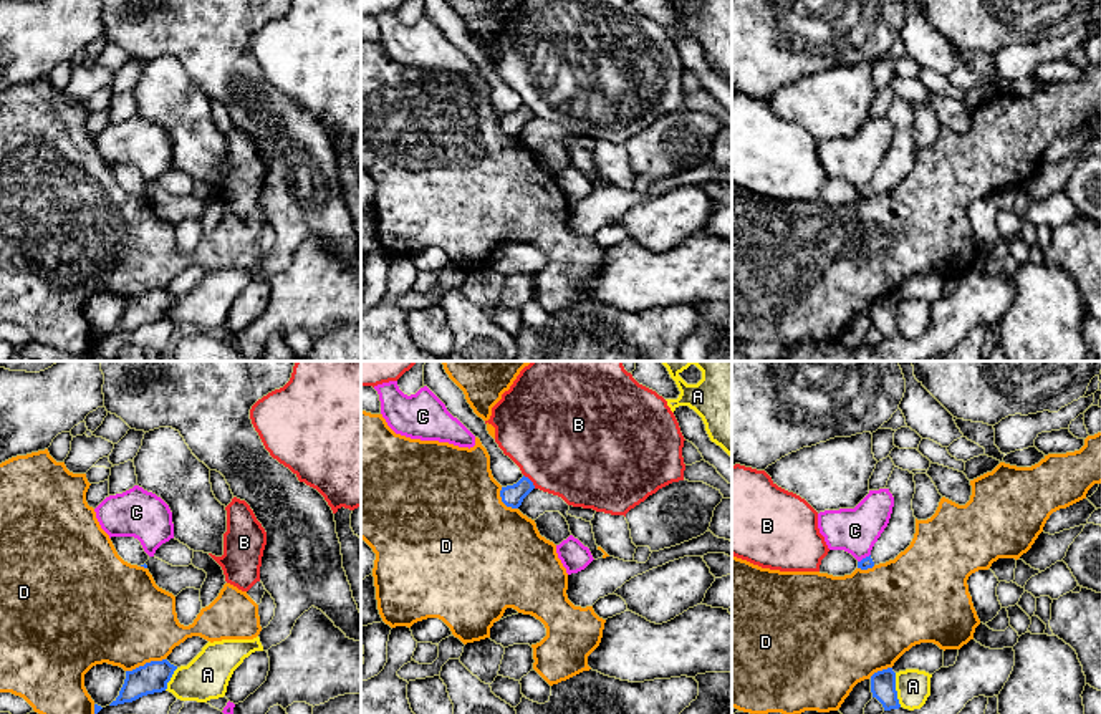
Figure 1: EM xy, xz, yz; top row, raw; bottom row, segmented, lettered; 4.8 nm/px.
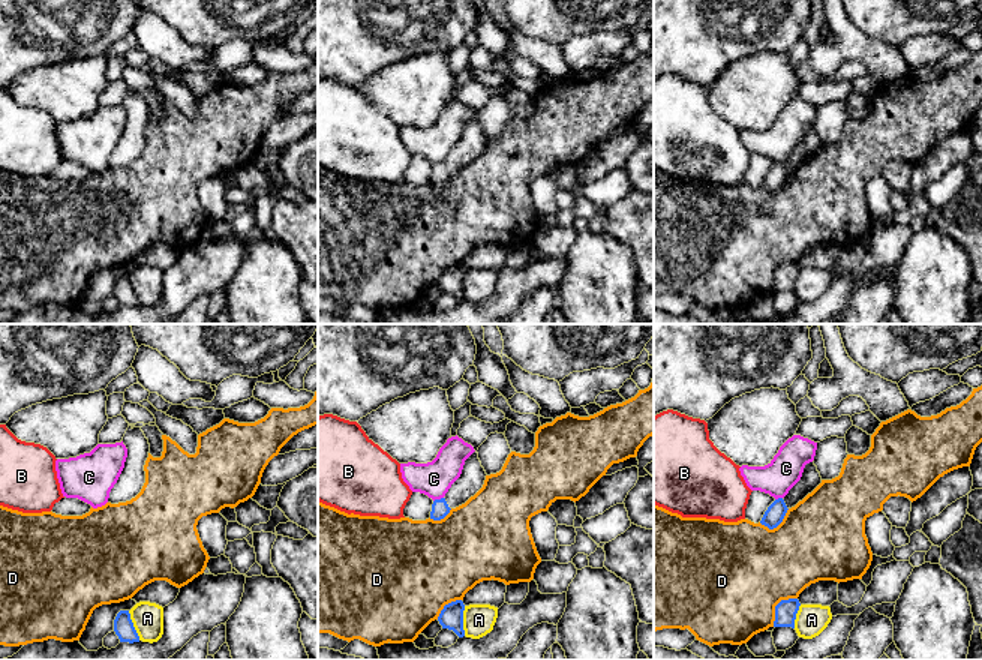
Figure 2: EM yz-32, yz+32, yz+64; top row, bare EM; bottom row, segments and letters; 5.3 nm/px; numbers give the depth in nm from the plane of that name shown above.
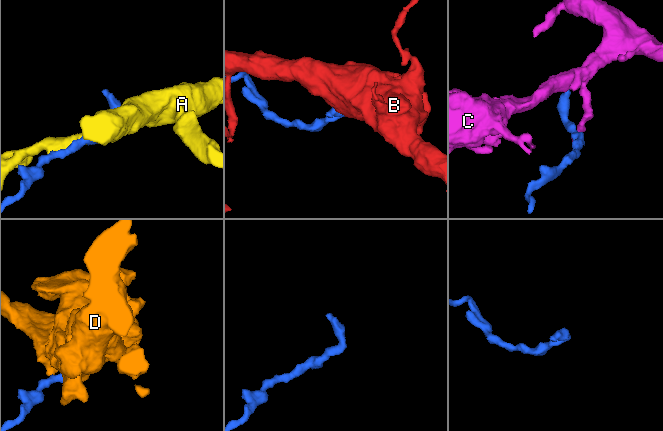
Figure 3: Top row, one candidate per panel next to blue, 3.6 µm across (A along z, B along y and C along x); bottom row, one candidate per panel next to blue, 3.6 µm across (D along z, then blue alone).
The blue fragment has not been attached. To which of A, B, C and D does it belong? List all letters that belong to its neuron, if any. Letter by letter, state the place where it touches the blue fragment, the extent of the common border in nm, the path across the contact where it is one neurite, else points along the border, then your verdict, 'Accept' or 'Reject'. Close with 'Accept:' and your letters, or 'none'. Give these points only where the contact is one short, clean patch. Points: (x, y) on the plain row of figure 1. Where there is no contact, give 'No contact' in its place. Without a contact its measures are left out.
A: Touches blue at yz (894, 318). Shared border 170 nm. Reject
B: Touches blue at xz (530, 110). Shared border 90 nm. Boundary: xz (524, 103), (535, 116). Reject
C: Touches blue at yz (863, 188). Shared border 80 nm. Boundary: yz (870, 183), (858, 191). Reject
D: Touches blue at xy (146, 292). Shared border 200 nm. Reject
Accept: none

